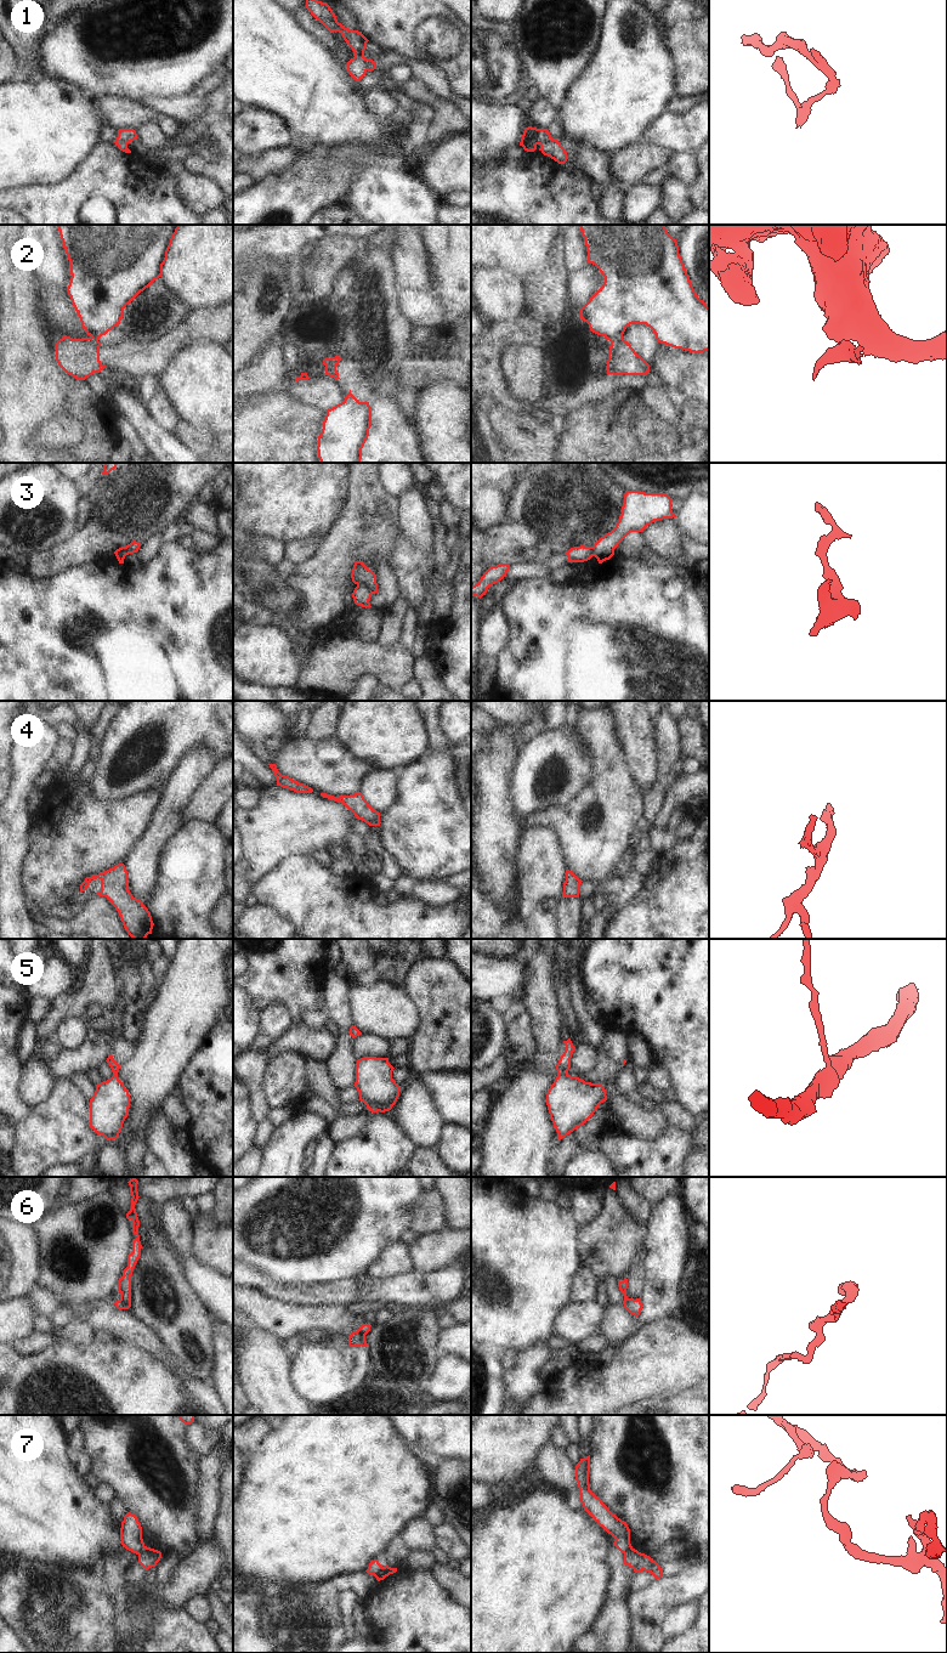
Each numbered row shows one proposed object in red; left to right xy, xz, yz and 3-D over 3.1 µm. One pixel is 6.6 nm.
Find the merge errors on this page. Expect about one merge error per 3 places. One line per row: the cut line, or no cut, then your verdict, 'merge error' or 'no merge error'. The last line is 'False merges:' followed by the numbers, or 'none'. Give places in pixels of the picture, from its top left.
1: xz (355, 56), (364, 58), (364, 67), (367, 69) | merge error
2: yz (622, 337), (611, 341) | merge error
3: xz (357, 584), (363, 584), (372, 593) | merge error
4: no cut | no merge error
5: no cut | no merge error
6: xz (357, 1330), (364, 1335) | merge error
7: xz (383, 1567), (375, 1577) | merge error
False merges: 1, 2, 3, 6, 7

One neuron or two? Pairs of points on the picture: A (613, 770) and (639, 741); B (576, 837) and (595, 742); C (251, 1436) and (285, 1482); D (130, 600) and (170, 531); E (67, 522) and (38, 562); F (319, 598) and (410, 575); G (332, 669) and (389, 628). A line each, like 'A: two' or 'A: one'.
A: two
B: one
C: two
D: two
E: two
F: two
G: two

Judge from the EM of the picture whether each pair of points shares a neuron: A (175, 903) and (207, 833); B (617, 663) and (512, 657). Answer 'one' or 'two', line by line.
A: one
B: one

